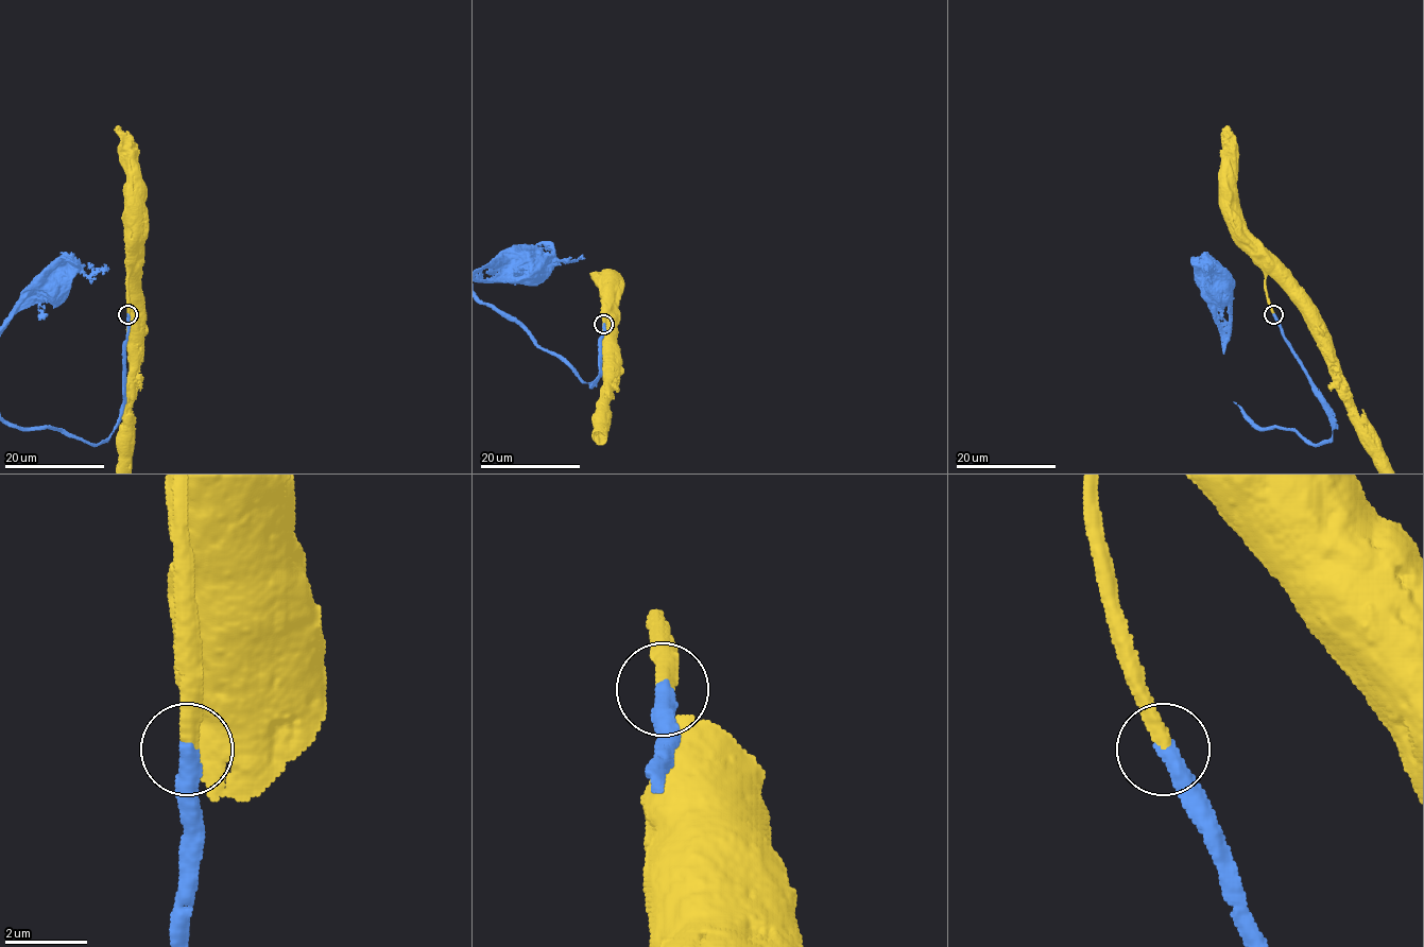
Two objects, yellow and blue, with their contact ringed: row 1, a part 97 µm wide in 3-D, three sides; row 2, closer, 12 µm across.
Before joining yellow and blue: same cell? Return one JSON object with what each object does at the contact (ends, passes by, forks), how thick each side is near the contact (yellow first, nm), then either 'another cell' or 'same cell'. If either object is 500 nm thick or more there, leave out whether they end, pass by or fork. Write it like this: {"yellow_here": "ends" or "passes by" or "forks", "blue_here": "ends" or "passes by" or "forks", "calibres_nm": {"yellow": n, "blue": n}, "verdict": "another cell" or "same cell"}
{"yellow_here": "ends", "blue_here": "ends", "calibres_nm": {"yellow": 400, "blue": 440}, "verdict": "same cell"}

